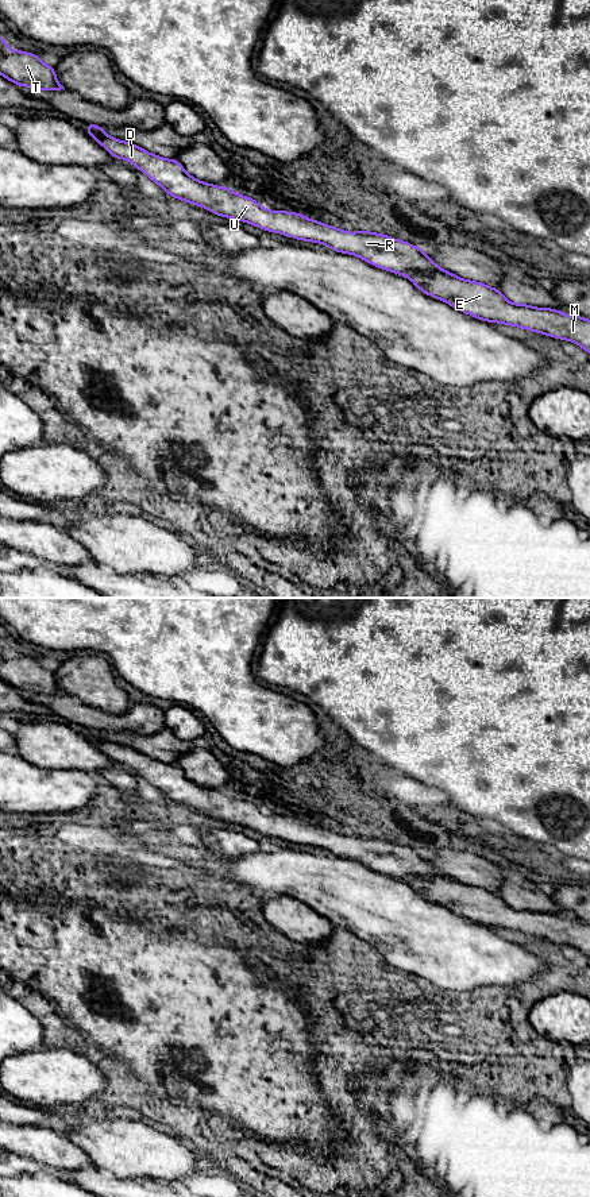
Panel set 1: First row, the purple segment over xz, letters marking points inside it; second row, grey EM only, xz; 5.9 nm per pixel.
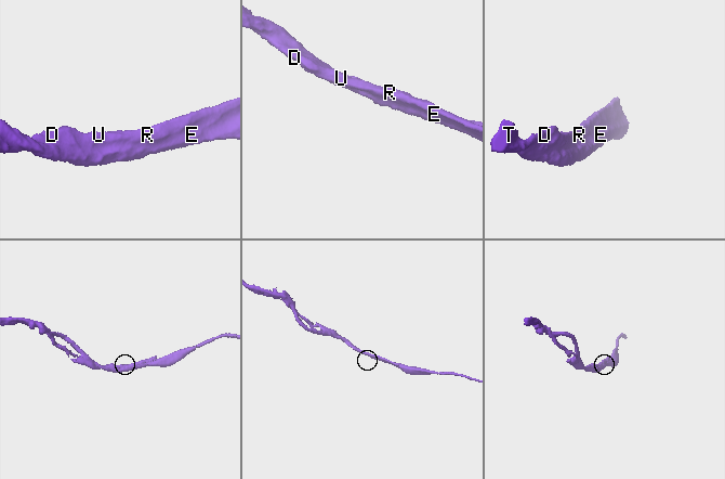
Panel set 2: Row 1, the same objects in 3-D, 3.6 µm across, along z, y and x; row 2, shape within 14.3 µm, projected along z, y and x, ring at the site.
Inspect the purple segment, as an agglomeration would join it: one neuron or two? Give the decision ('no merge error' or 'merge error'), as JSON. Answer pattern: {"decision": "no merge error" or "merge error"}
{"decision": "no merge error"}

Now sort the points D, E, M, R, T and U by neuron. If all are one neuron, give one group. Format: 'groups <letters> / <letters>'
groups D E M R T U

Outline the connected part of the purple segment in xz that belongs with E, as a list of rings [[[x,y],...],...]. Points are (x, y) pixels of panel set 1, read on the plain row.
[[[86,727],[85,733],[86,740],[113,762],[131,767],[171,802],[200,810],[225,823],[355,860],[378,873],[409,883],[427,900],[475,923],[568,945],[590,958],[590,924],[585,922],[568,920],[558,914],[513,908],[495,892],[443,874],[423,853],[408,846],[365,834],[347,837],[308,823],[302,818],[265,814],[251,802],[238,799],[228,791],[220,792],[193,783],[176,764],[154,760],[139,750],[107,740],[101,730]]]

